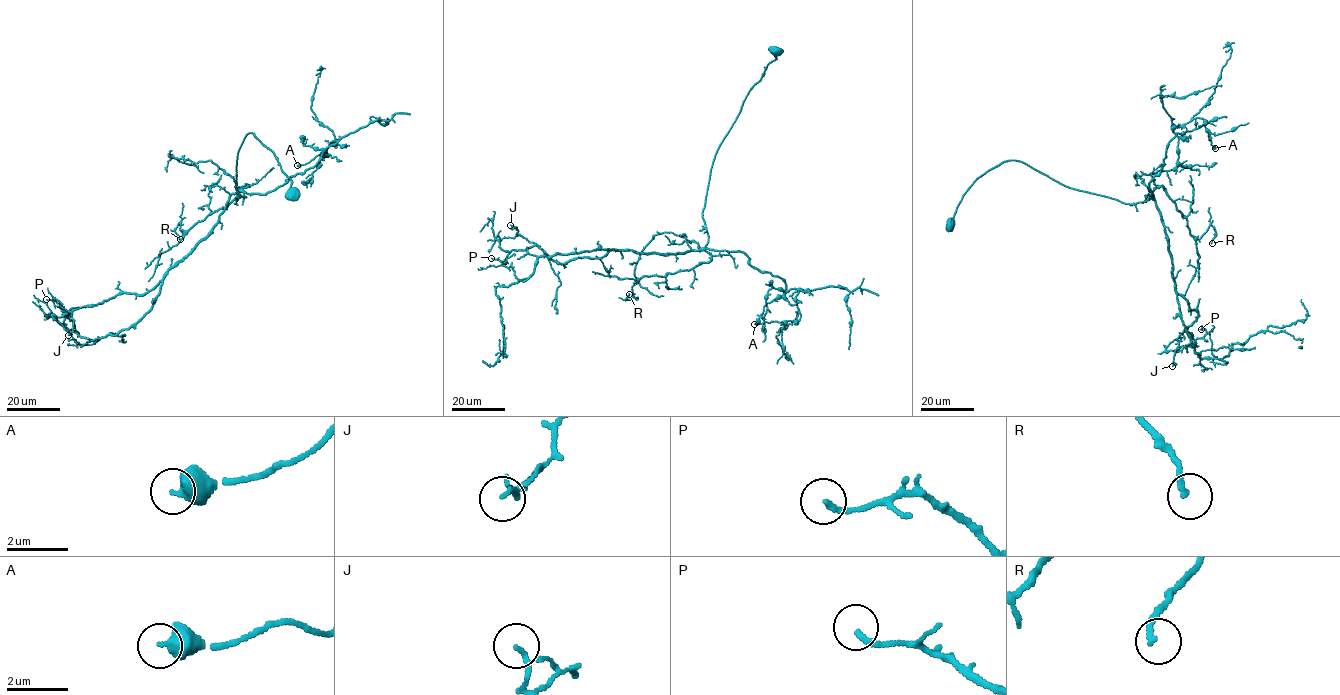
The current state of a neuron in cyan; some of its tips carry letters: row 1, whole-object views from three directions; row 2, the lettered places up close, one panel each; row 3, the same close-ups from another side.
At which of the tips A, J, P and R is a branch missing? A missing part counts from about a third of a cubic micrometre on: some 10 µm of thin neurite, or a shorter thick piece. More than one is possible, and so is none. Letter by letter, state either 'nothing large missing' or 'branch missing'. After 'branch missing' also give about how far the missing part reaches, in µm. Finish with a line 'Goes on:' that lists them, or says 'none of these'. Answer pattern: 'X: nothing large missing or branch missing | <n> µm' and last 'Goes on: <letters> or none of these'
A: nothing large missing
J: nothing large missing
P: nothing large missing
R: nothing large missing
Goes on: none of these

